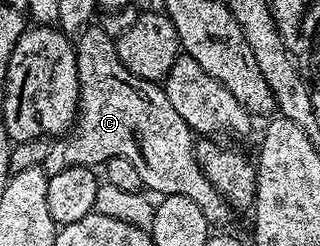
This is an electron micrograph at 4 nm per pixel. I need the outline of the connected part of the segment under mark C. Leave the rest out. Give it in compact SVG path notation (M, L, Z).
M98 26L83 28L78 33L73 47L77 62L77 78L79 79L79 115L77 123L71 131L64 132L52 143L49 154L46 155L41 165L43 171L48 176L52 176L61 174L61 170L69 170L73 166L94 169L96 166L106 164L107 160L114 156L129 158L129 162L133 162L137 174L141 174L144 189L150 190L152 193L159 192L160 197L193 198L193 202L197 202L197 206L201 206L201 214L205 214L208 225L226 225L223 223L233 215L233 209L227 199L211 185L209 178L205 178L195 157L196 133L192 132L191 127L185 122L185 118L181 118L181 114L177 114L177 110L173 110L162 87L156 81L137 78L137 74L125 70L121 58L117 58L114 39L109 34L105 34L103 28Z

